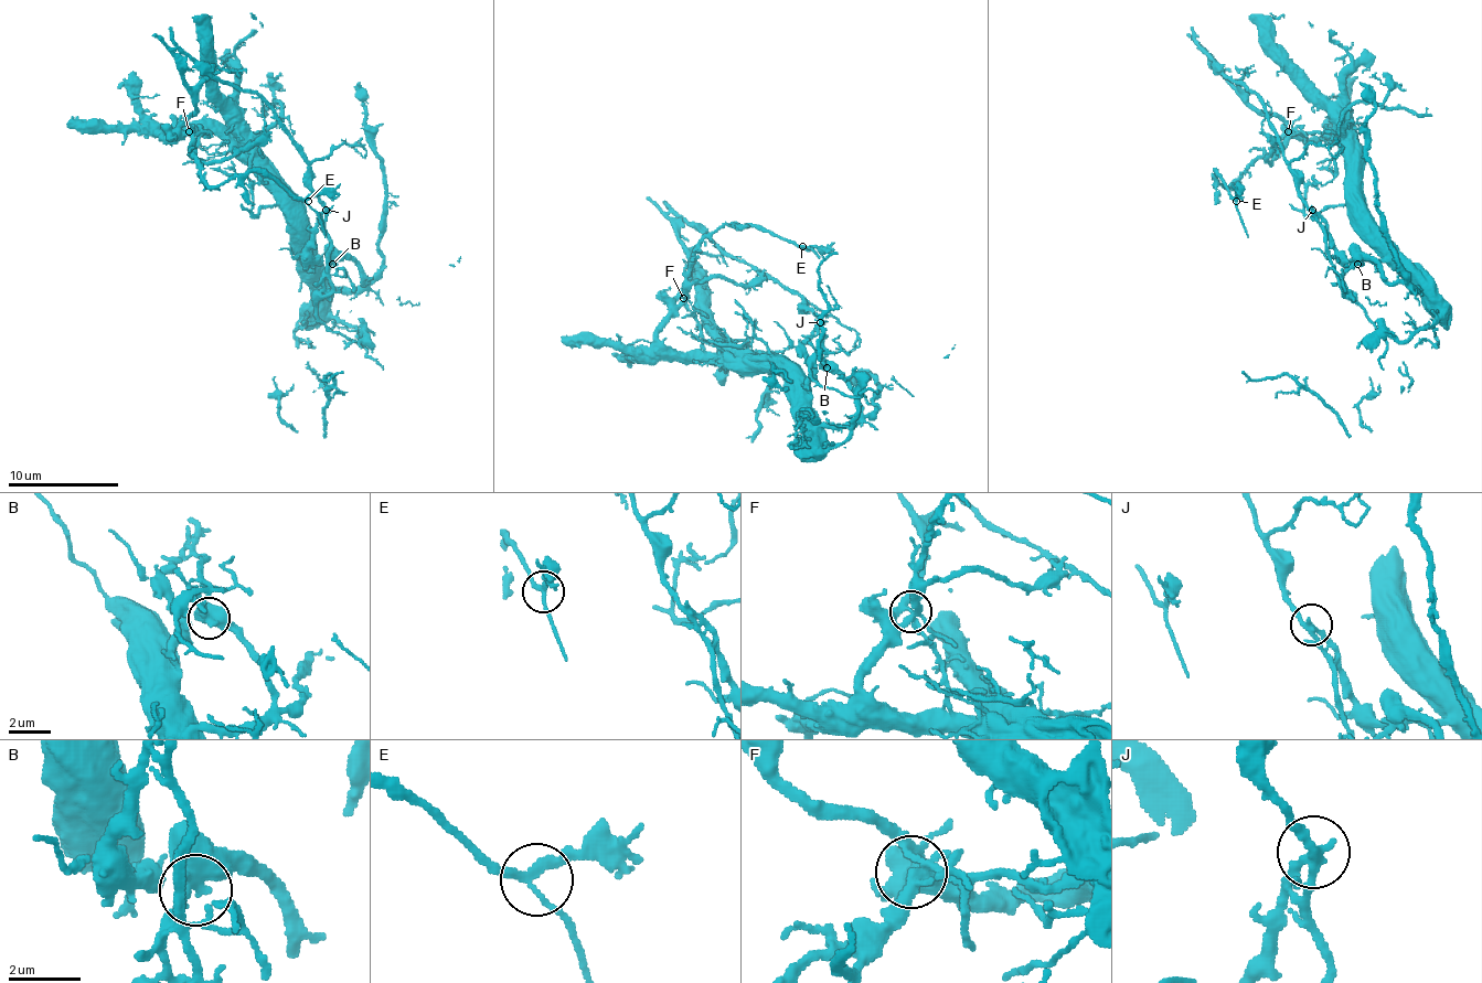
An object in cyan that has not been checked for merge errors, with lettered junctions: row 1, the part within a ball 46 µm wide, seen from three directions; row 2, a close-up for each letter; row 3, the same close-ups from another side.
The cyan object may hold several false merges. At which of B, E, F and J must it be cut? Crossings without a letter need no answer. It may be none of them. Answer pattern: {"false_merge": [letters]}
{"false_merge": ["J"]}

